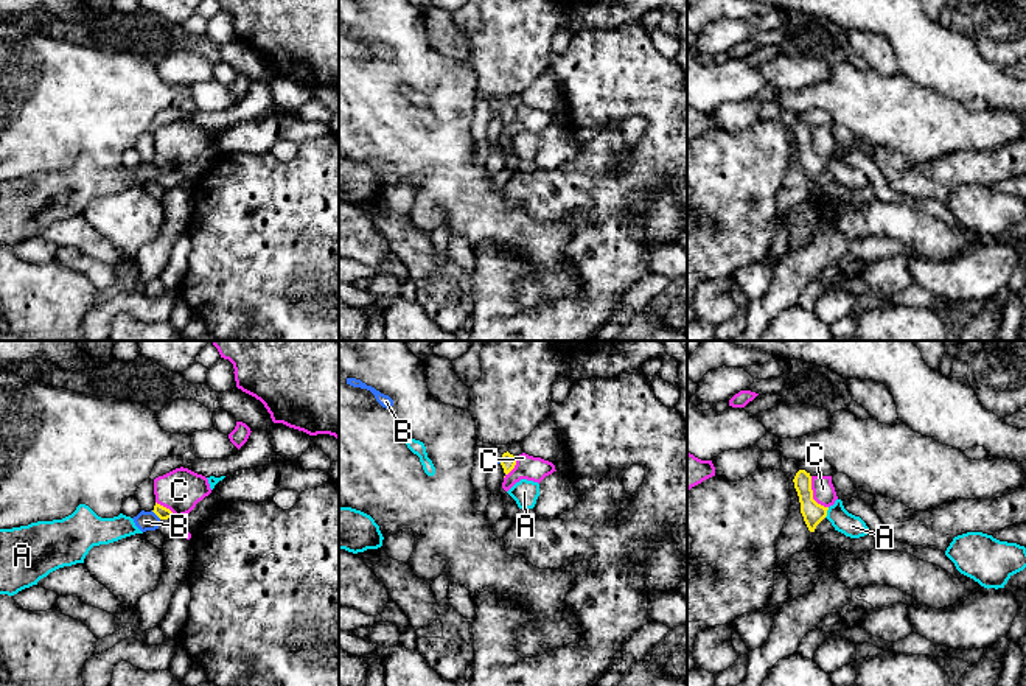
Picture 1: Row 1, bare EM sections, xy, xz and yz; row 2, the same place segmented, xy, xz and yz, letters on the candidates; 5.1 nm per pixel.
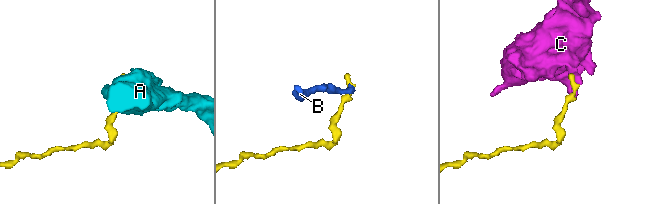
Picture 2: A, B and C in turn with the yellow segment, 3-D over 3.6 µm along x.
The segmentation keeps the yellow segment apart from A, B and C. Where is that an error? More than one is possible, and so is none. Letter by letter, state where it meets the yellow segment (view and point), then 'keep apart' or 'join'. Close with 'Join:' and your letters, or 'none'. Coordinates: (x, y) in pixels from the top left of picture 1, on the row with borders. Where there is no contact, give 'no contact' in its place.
A: contact yz (826, 512); keep apart
B: contact xy (156, 514); keep apart
C: contact yz (812, 495); keep apart
Join: none

